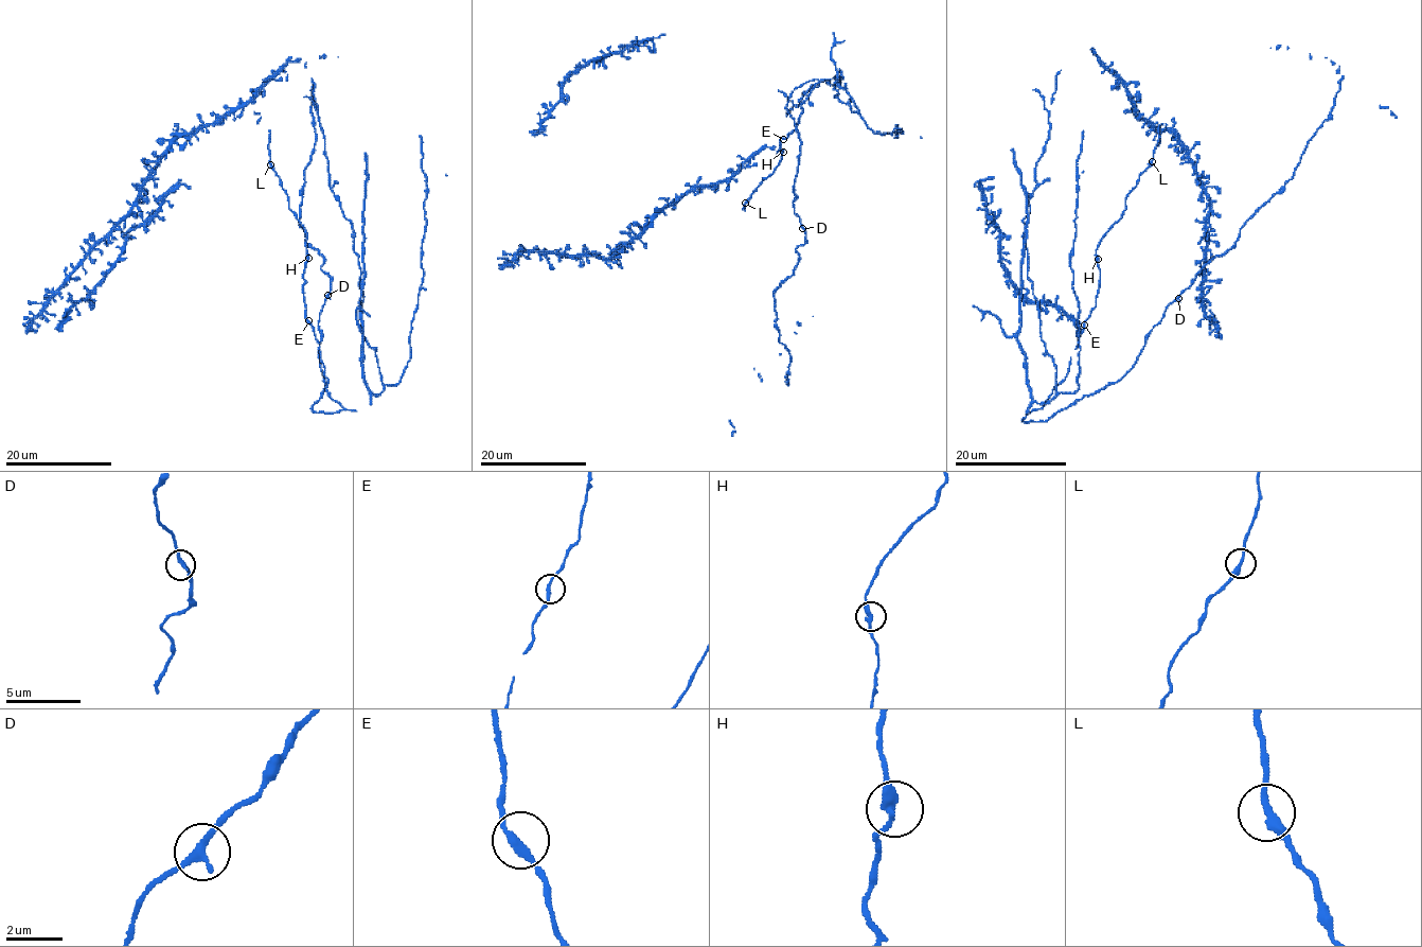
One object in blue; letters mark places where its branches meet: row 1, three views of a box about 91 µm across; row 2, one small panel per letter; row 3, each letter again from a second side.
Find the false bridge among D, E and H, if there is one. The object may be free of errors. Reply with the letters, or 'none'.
none

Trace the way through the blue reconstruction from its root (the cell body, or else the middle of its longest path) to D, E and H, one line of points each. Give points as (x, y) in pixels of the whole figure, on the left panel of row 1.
D: (288, 202), (306, 234), (306, 320), (326, 391), (343, 408), (314, 413), (326, 387), (318, 320), (327, 295)
E: (288, 202), (288, 209), (306, 234), (303, 302), (308, 320)
H: (288, 202), (288, 209), (303, 226), (308, 258)

